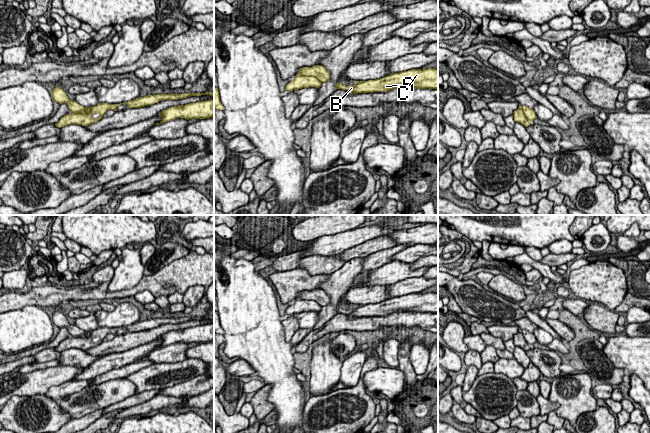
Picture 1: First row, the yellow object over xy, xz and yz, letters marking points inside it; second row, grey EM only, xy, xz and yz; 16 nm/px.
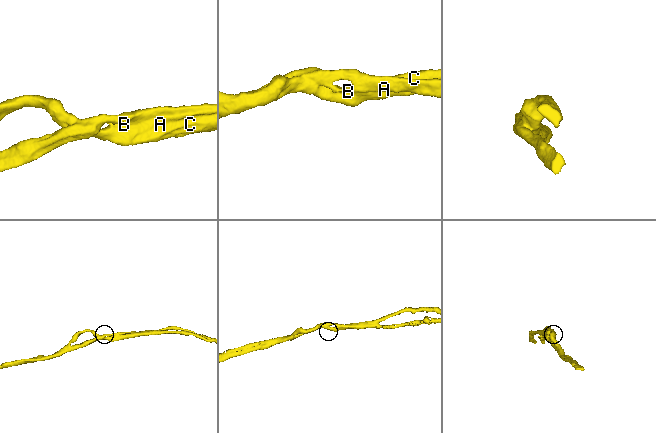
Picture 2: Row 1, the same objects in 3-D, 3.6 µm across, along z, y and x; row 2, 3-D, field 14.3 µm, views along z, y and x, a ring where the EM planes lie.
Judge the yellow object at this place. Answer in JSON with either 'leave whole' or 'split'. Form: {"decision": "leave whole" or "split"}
{"decision": "split"}

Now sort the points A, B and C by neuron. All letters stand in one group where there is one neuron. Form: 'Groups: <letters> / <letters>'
Groups: A C / B

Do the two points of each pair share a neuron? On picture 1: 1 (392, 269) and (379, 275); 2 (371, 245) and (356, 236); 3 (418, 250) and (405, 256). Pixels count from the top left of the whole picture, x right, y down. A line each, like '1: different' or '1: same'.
1: same
2: different
3: same

